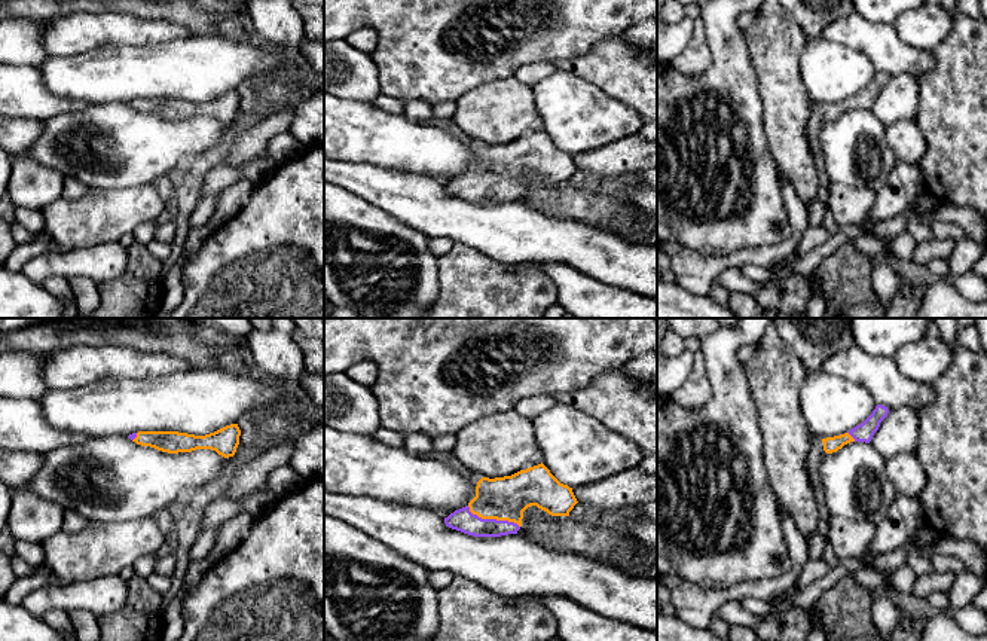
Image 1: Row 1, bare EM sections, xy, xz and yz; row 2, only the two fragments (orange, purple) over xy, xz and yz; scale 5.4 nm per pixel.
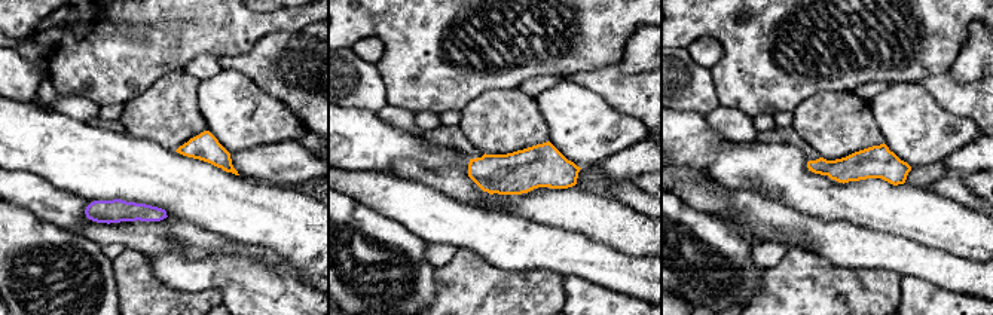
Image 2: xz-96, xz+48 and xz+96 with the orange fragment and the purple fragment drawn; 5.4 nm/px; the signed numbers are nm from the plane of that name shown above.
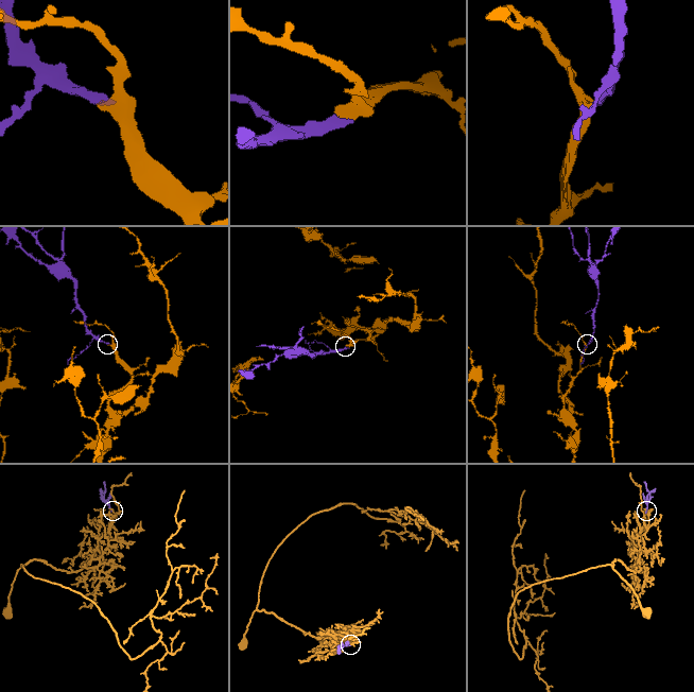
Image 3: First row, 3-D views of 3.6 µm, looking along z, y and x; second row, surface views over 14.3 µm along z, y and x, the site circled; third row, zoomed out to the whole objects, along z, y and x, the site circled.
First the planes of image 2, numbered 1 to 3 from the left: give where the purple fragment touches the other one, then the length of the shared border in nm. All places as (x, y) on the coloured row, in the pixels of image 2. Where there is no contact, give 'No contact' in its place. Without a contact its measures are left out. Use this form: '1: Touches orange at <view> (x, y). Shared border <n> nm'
1: No contact
2: No contact
3: No contact

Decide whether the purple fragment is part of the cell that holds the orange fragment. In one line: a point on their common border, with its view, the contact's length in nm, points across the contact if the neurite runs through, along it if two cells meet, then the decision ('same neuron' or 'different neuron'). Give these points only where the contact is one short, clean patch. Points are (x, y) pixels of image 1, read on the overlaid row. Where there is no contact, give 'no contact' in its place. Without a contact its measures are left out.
contact xz (492, 518); length 300 nm; way xz (504, 498), (492, 518), (463, 519); same neuron

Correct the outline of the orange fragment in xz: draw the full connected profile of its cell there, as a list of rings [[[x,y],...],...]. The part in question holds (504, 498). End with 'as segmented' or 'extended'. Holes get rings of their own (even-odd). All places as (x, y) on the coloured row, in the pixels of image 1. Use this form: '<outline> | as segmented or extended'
[[[541,463],[504,477],[482,477],[476,486],[476,497],[462,509],[444,518],[446,526],[474,537],[501,537],[517,534],[522,526],[523,512],[537,506],[551,516],[569,516],[577,504],[572,488],[560,483]]] | extended

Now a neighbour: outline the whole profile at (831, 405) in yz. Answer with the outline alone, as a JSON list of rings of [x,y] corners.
[[[807,372],[800,390],[800,409],[810,436],[844,434],[862,424],[876,409],[871,393],[841,376]]]

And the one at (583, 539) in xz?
[[[562,516],[559,524],[541,538],[534,538],[522,528],[517,534],[546,549],[560,546],[572,555],[609,565],[626,576],[636,577],[633,565],[618,568],[609,559],[612,549],[626,541],[624,532],[621,531],[598,526],[592,522],[578,522],[569,516]]]

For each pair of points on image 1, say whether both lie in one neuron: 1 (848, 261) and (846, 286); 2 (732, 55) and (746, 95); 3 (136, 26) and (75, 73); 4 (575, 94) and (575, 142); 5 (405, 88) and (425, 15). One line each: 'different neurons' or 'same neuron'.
1: same neuron
2: same neuron
3: different neurons
4: same neuron
5: same neuron

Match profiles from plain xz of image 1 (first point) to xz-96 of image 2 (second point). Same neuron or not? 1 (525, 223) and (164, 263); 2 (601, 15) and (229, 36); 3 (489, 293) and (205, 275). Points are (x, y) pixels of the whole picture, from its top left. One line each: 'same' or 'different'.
1: different
2: same
3: different

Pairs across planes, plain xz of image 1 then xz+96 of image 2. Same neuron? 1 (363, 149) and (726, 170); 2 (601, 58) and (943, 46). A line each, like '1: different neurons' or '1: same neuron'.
1: different neurons
2: different neurons

